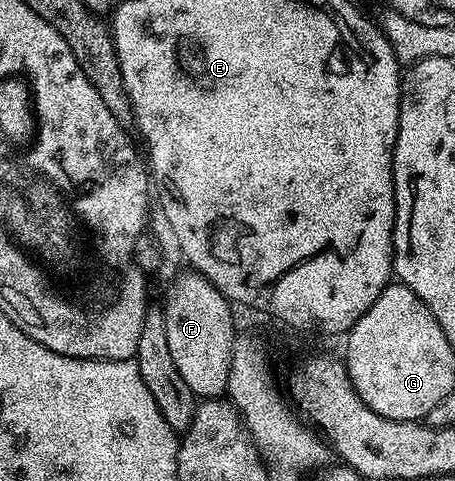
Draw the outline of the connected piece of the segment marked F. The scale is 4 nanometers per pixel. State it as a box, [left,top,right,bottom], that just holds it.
[163,269,235,401]

